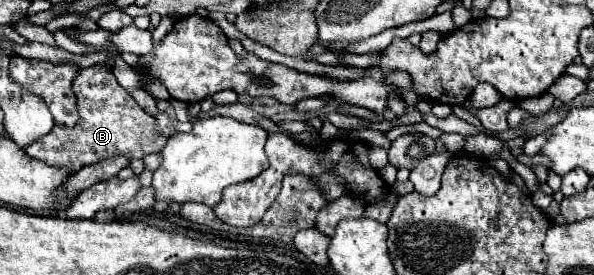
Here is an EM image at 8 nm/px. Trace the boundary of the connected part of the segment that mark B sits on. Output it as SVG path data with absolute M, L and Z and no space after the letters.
M92 65L80 69L74 79L74 93L78 99L80 121L74 129L54 125L54 129L26 147L26 155L44 161L52 167L64 167L68 173L76 173L86 165L94 165L102 159L126 155L128 159L142 159L150 153L158 153L166 137L156 131L156 119L138 107L138 103L118 85L106 65Z

